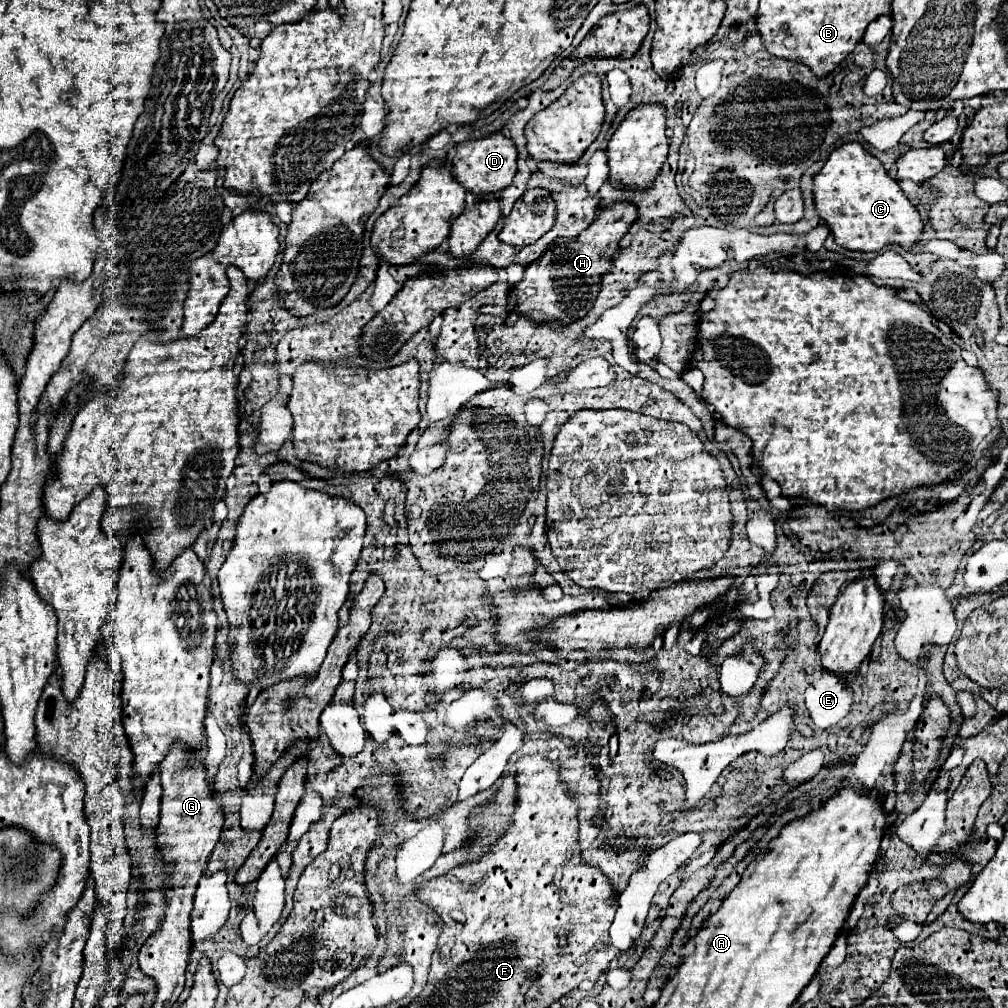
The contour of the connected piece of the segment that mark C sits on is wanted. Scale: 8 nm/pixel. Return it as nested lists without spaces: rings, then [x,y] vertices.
[[[844,143],[828,157],[822,171],[814,177],[814,201],[836,243],[850,251],[868,253],[886,245],[912,249],[924,231],[918,209],[908,201],[898,181],[860,143]]]

